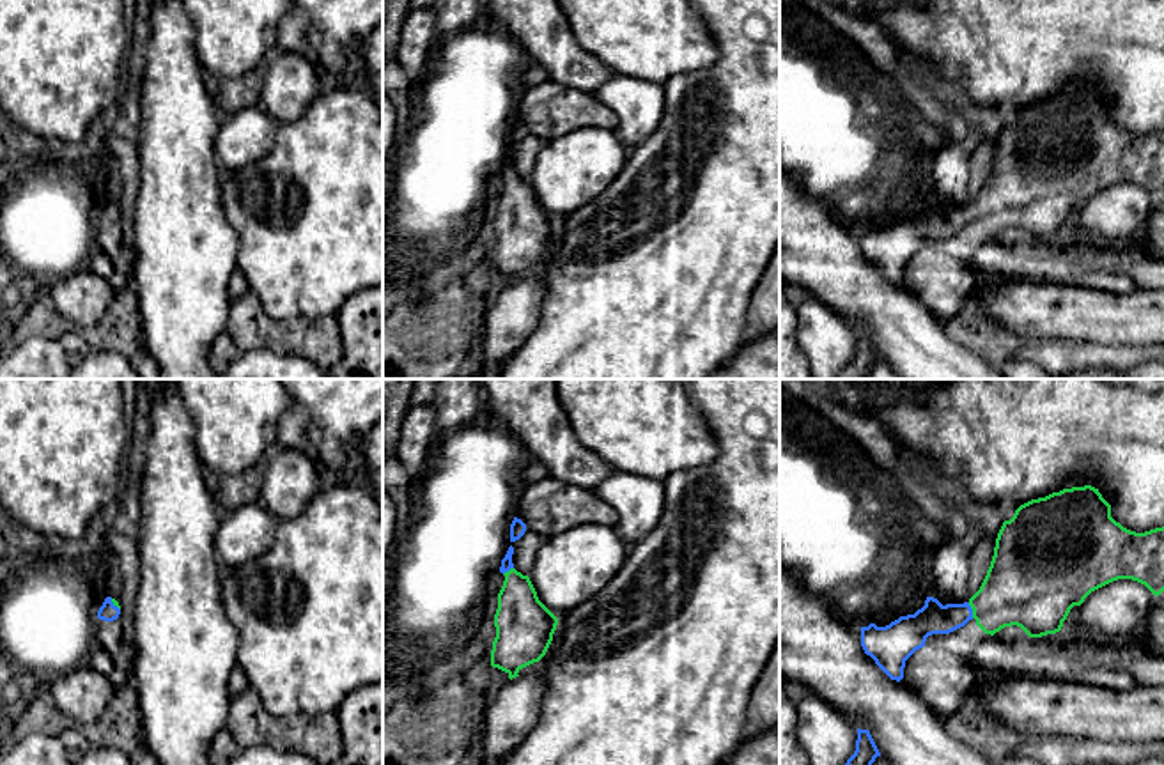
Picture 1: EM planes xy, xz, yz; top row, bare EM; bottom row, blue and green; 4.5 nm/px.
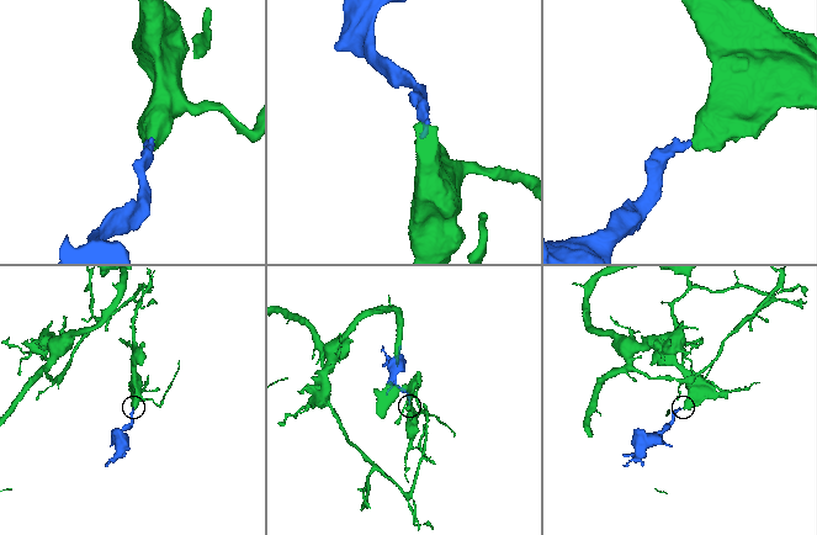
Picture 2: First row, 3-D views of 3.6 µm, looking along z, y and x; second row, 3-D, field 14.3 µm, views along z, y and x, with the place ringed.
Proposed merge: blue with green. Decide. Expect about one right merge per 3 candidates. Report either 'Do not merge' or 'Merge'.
Merge

